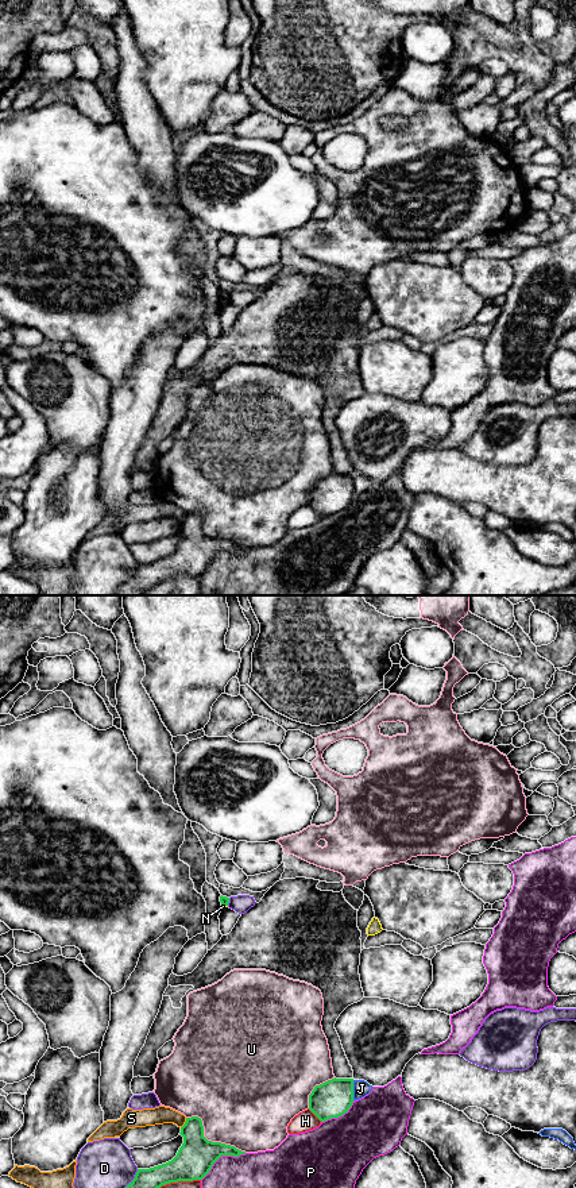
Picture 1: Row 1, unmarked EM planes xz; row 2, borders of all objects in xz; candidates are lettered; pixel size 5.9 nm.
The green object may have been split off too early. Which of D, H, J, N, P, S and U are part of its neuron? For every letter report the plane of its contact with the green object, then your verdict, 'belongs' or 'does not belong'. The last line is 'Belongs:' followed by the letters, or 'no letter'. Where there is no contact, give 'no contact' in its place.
D: contact in xz; does not belong
H: contact in xz; does not belong
J: contact in xz; does not belong
N: contact in xz; does not belong
P: contact in xz; does not belong
S: contact in xz; does not belong
U: contact in xz; does not belong
Belongs: no letter

